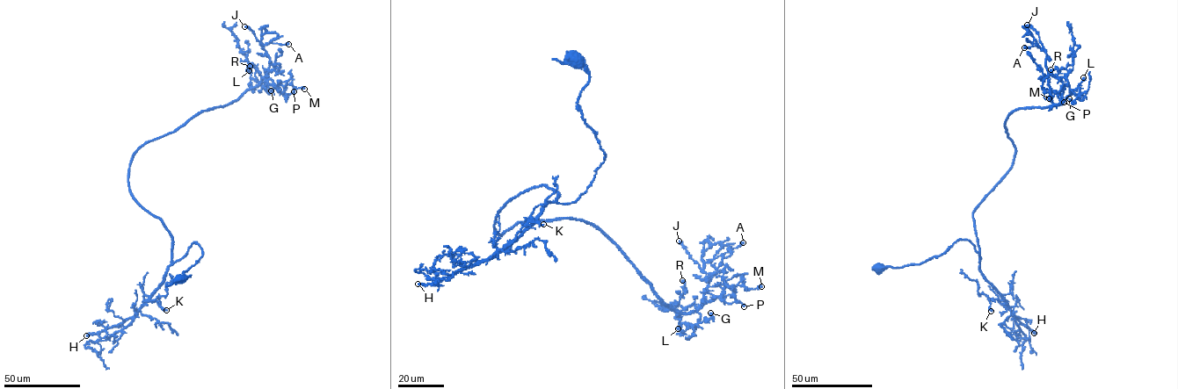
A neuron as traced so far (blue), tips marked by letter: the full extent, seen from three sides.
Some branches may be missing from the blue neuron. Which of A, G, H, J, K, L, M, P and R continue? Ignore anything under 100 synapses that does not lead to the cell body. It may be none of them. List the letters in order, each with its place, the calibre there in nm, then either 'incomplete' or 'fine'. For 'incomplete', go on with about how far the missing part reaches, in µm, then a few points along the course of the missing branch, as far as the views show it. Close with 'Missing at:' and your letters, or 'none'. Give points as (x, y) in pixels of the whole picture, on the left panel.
A: at (288, 44); 480 nm thick; fine
G: at (271, 90); 440 nm thick; fine
H: at (86, 335); 320 nm thick; incomplete; about 100 µm are missing
J: at (244, 26); 420 nm thick; fine
K: at (166, 310); 320 nm thick; fine
L: at (249, 70); 550 nm thick; fine
M: at (304, 89); 550 nm thick; fine
P: at (294, 91); 500 nm thick; fine
R: at (250, 66); 360 nm thick; fine
Missing at: H

